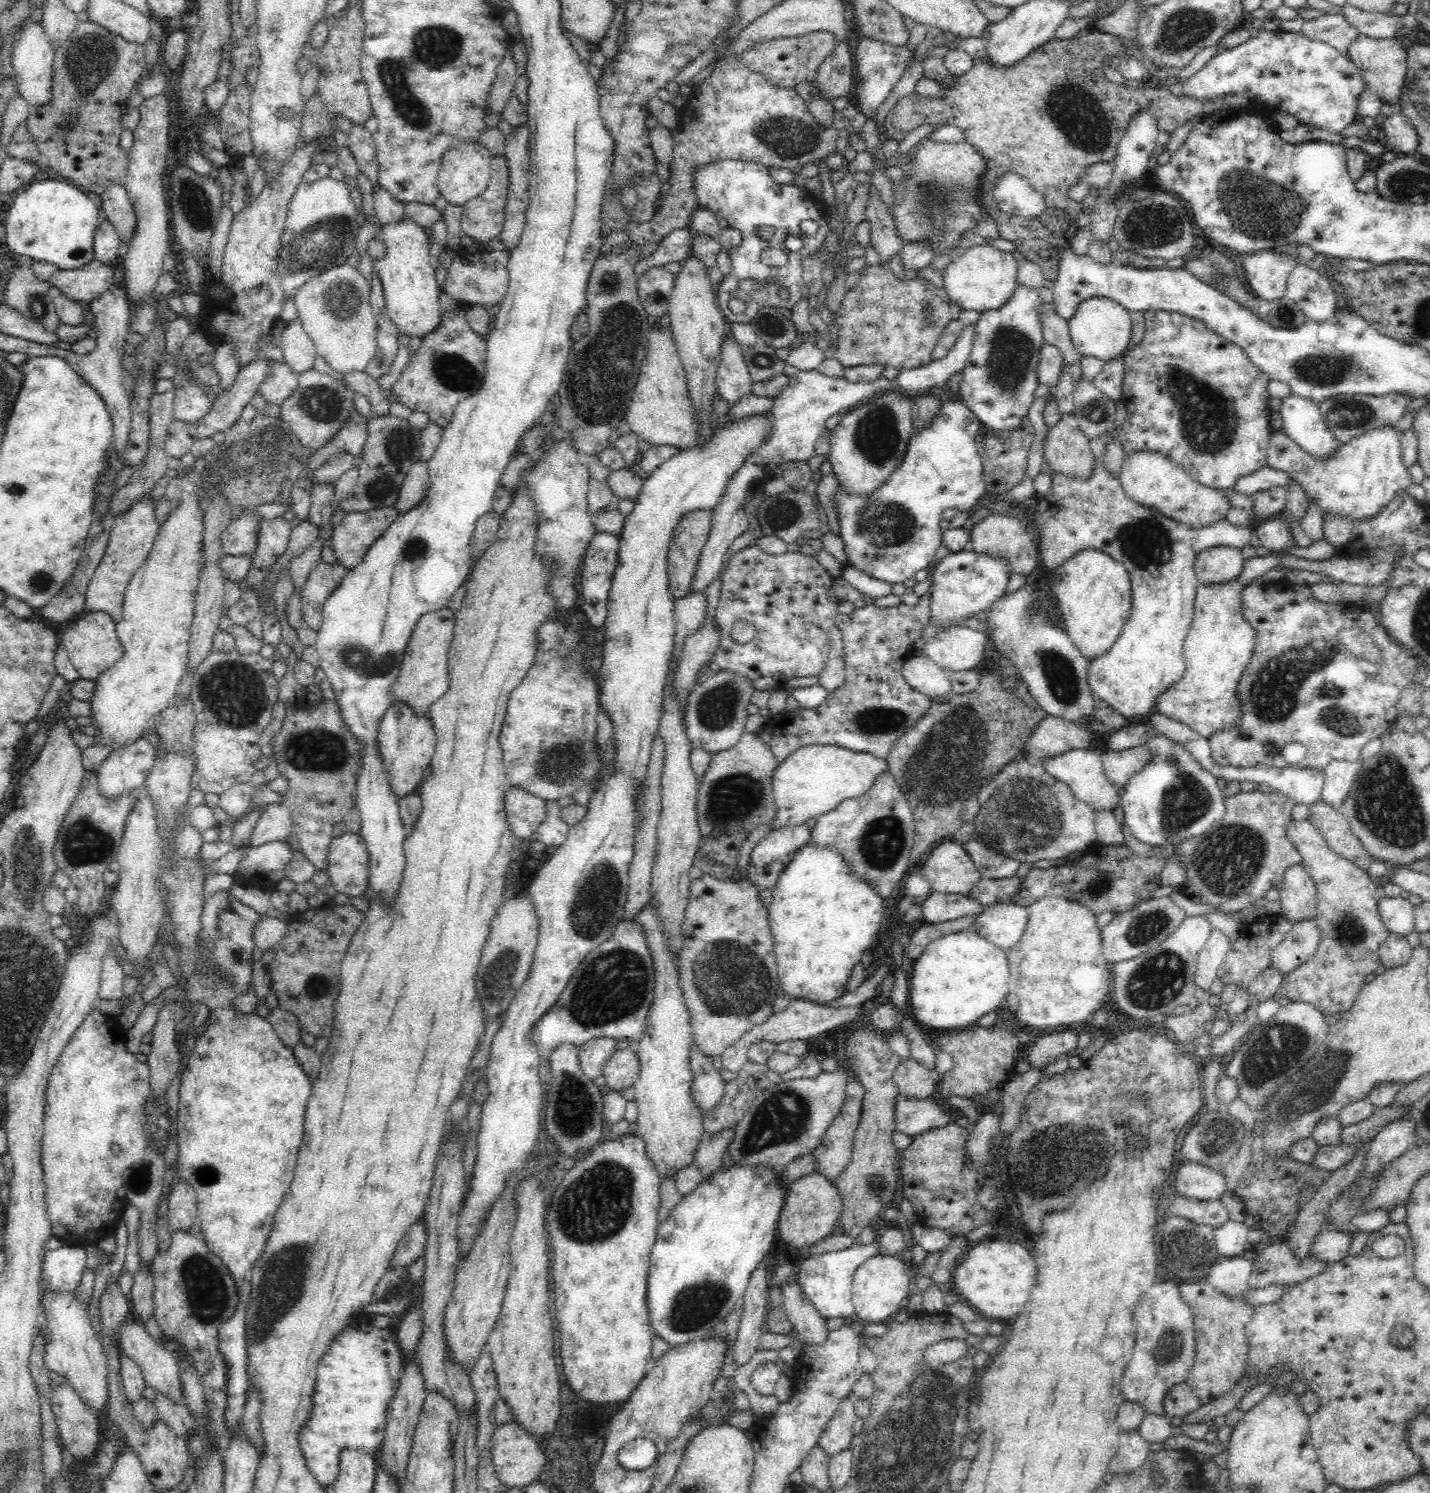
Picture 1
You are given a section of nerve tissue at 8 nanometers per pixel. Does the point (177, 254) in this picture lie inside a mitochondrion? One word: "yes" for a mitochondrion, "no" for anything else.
no

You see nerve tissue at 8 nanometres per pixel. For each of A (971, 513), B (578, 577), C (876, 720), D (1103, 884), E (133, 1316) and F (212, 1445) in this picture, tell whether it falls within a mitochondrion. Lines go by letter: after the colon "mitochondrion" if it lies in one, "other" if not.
A: other
B: other
C: mitochondrion
D: mitochondrion
E: other
F: other

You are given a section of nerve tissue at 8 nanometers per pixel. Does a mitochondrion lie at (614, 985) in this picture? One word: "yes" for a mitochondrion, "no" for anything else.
yes

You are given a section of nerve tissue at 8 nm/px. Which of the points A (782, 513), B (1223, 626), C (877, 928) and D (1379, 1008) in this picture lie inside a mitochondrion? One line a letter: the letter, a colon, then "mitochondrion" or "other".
A: mitochondrion
B: other
C: other
D: other

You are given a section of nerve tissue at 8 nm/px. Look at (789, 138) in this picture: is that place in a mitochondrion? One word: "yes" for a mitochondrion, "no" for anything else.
yes

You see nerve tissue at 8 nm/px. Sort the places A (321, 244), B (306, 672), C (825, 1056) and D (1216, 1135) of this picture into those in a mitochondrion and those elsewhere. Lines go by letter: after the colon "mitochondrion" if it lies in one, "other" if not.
A: mitochondrion
B: other
C: other
D: mitochondrion

